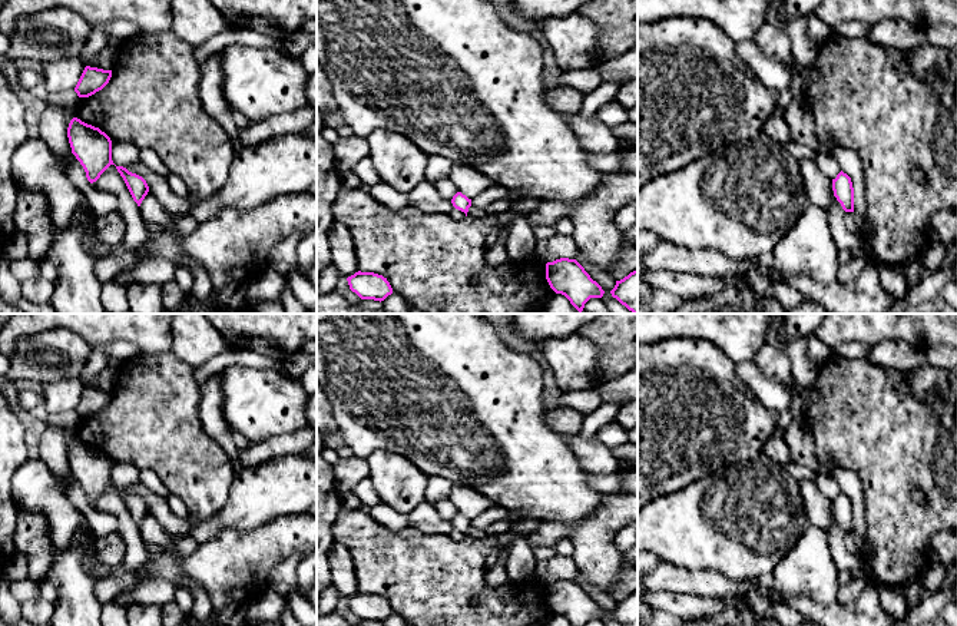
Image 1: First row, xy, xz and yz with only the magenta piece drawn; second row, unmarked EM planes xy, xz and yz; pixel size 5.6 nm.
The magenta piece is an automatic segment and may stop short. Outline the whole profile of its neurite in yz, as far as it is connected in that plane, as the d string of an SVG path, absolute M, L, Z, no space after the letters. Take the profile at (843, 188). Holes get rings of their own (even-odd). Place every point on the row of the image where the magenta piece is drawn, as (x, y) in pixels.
M842 170L832 179L832 191L845 212L854 212L854 188L851 178Z

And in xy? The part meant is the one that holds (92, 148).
M73 117L67 127L67 138L72 153L80 162L90 183L115 165L112 160L112 140L99 127Z

